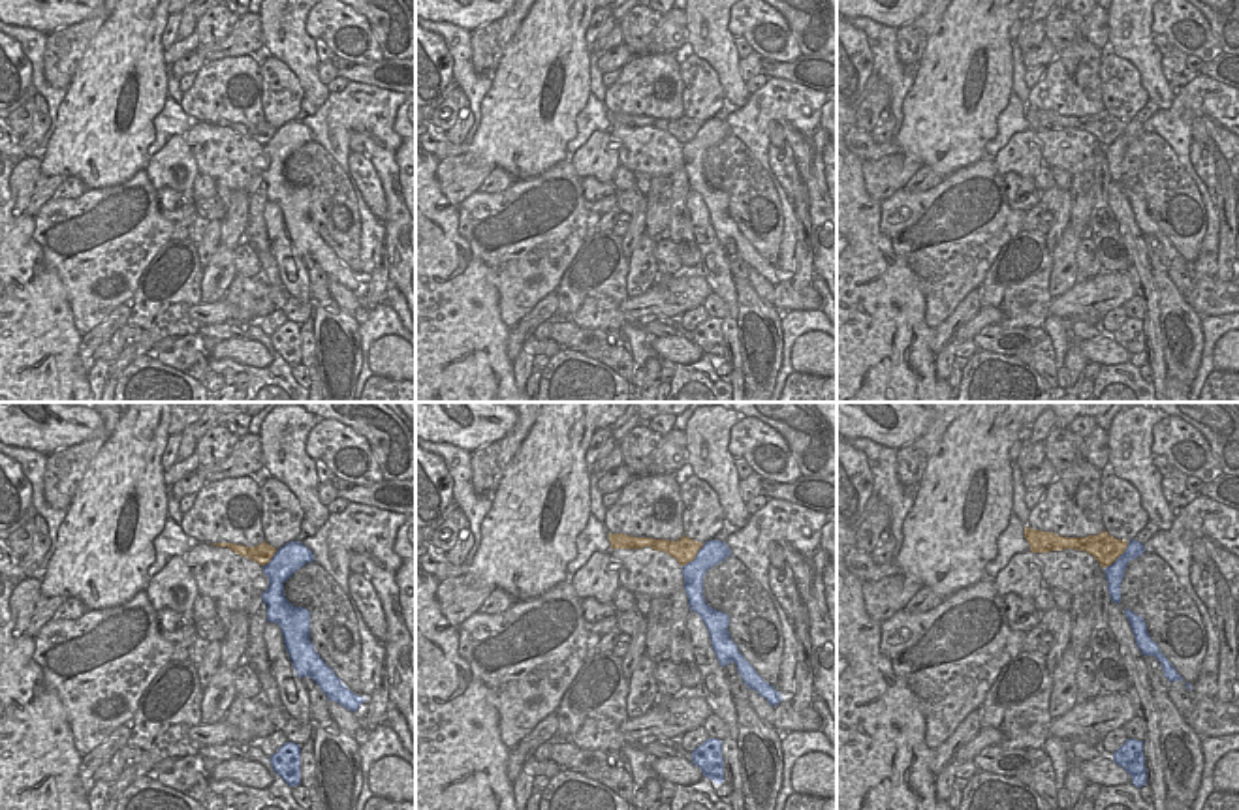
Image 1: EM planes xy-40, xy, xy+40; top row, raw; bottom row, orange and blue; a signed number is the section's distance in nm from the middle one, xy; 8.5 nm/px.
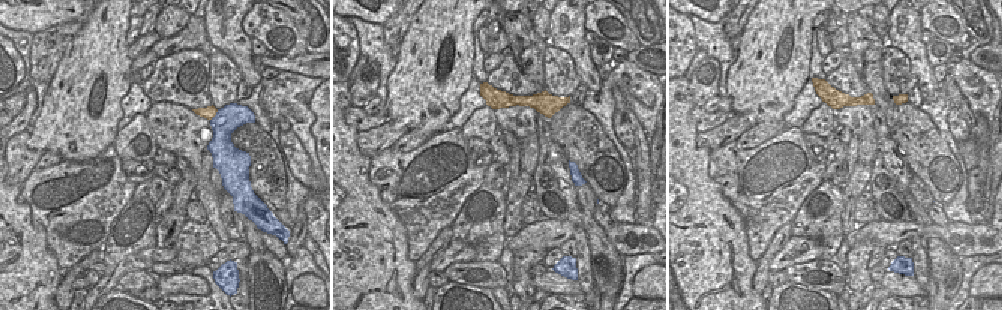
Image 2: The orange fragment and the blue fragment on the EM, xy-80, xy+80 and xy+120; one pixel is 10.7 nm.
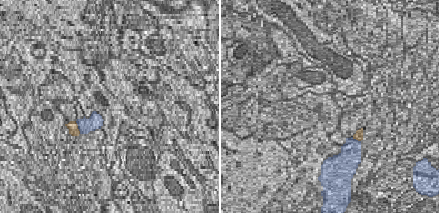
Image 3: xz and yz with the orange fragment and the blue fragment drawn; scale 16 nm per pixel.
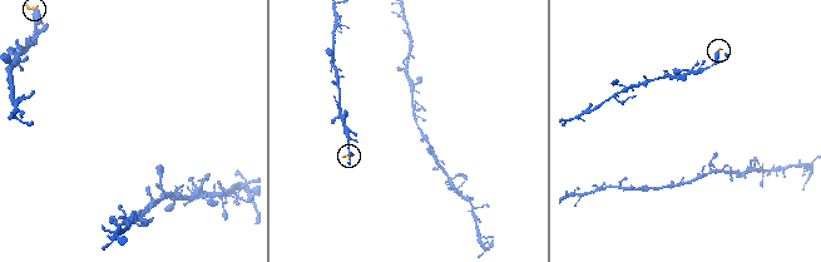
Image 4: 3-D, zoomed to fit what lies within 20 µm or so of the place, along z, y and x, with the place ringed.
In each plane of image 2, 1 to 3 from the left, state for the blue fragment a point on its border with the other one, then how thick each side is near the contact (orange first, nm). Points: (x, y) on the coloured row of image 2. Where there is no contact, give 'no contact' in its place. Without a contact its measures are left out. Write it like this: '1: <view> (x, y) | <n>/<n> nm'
1: xy-80 (215, 114) | 140/280 nm
2: no contact
3: no contact

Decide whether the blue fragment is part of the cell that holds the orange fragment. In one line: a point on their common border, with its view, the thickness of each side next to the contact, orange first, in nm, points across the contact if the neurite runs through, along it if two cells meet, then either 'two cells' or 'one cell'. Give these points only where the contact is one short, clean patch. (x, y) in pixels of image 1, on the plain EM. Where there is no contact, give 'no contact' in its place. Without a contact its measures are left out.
meets orange in xy+40 at (1119, 134); 240 nm thick on the orange side, 160 nm on the other; border along xy+40 (1129, 121), (1106, 147); two cells

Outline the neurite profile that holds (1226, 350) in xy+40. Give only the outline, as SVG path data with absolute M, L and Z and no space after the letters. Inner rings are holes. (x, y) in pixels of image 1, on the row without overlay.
M1239 329L1222 335L1213 351L1215 370L1239 372Z

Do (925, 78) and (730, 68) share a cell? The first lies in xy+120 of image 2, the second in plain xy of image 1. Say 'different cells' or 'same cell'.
same cell

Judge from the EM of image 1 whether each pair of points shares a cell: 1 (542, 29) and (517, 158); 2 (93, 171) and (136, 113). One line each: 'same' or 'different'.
1: same
2: same

